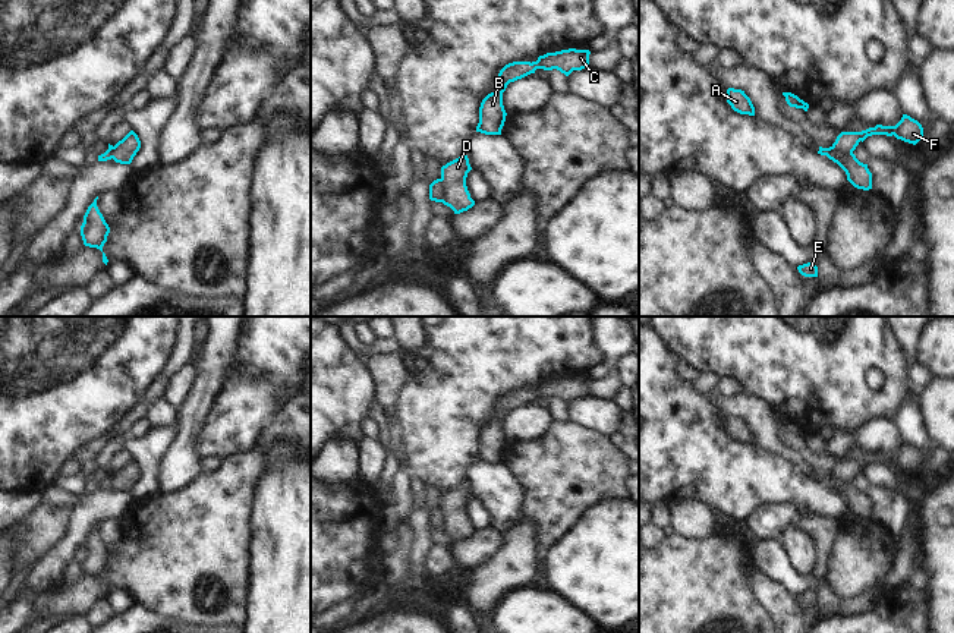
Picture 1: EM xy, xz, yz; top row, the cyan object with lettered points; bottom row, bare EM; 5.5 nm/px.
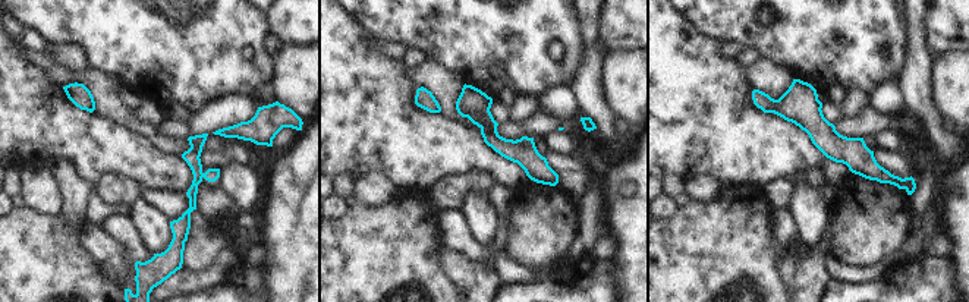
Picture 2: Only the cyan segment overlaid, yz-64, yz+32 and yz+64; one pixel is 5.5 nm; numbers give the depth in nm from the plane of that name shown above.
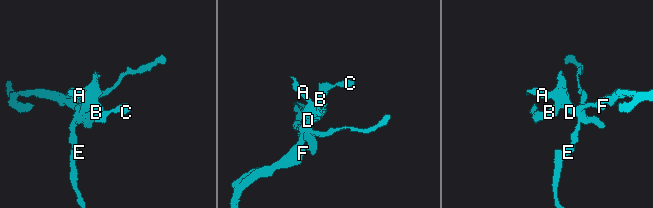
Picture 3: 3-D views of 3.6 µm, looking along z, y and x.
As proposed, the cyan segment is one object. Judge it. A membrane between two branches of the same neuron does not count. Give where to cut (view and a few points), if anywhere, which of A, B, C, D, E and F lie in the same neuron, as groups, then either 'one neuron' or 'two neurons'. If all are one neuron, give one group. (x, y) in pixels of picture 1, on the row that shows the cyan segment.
cut in yz along (831, 147), (840, 157), (852, 153); A B C D / E F; two neurons

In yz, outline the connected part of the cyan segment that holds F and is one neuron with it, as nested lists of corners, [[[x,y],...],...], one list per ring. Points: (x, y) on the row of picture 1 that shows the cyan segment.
[[[903,114],[901,120],[895,126],[876,125],[875,127],[869,127],[862,132],[841,132],[832,144],[832,148],[840,157],[837,164],[843,157],[853,152],[860,141],[863,142],[872,135],[894,135],[897,139],[916,145],[920,139],[923,139],[923,127],[917,120]]]

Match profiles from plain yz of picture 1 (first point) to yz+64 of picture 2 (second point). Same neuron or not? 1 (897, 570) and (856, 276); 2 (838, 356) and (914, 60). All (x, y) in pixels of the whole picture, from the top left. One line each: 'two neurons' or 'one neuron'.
1: two neurons
2: two neurons

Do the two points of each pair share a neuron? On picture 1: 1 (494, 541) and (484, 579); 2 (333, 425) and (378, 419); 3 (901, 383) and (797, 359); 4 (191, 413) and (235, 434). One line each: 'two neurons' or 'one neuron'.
1: two neurons
2: two neurons
3: one neuron
4: two neurons

